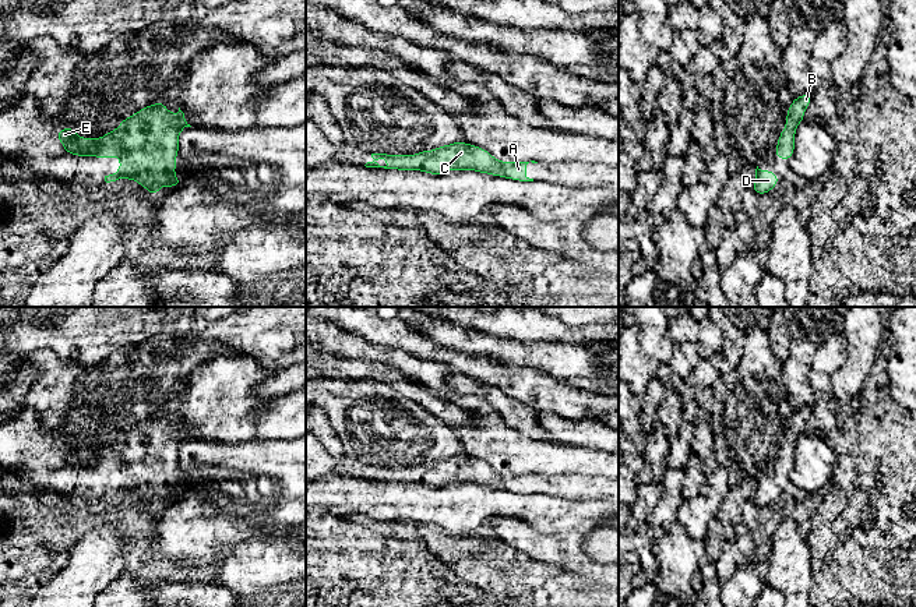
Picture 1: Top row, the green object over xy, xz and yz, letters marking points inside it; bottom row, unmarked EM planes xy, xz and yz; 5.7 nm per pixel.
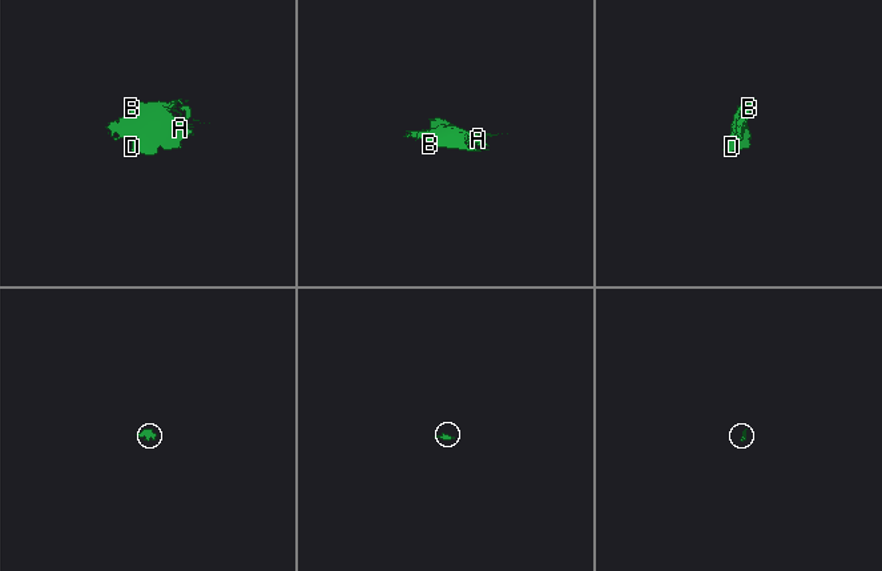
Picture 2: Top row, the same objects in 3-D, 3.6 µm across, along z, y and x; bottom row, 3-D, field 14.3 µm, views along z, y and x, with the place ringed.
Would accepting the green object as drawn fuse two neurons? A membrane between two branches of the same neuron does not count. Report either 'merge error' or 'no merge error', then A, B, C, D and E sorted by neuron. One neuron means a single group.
no merge error; A B C D E

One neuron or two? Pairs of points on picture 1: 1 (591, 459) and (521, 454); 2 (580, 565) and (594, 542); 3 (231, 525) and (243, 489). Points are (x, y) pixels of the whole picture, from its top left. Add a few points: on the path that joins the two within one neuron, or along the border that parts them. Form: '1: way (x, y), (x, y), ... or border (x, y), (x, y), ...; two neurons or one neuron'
1: way (574, 459), (538, 456); one neuron
2: border (582, 537), (582, 550), (592, 560), (603, 564); two neurons
3: border (204, 500), (224, 512), (246, 518), (259, 525); two neurons

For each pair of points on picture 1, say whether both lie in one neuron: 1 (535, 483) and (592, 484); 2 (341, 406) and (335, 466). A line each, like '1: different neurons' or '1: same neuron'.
1: same neuron
2: different neurons

